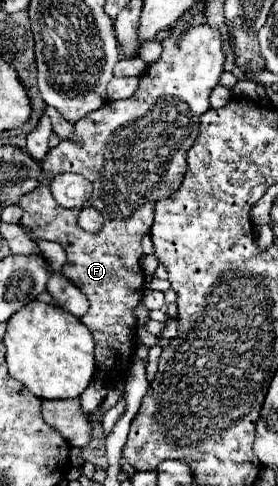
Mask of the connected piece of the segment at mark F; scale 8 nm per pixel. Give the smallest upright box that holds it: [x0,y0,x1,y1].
[19,25,225,377]

